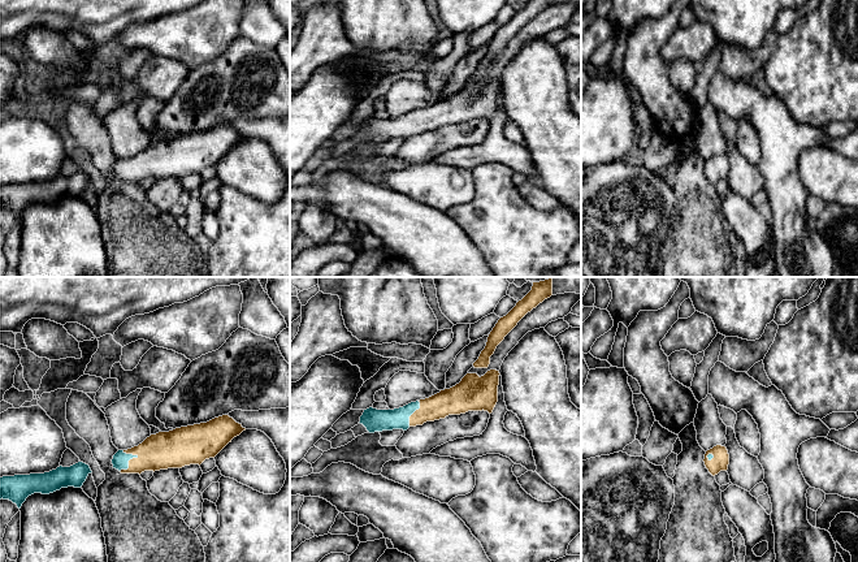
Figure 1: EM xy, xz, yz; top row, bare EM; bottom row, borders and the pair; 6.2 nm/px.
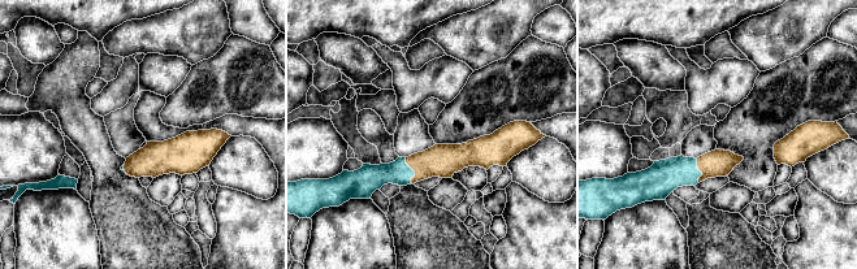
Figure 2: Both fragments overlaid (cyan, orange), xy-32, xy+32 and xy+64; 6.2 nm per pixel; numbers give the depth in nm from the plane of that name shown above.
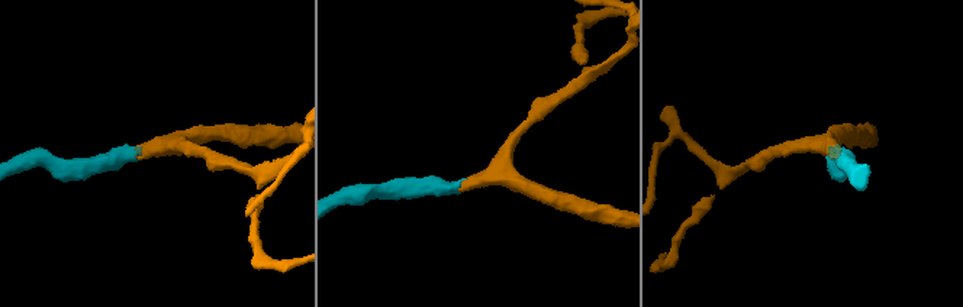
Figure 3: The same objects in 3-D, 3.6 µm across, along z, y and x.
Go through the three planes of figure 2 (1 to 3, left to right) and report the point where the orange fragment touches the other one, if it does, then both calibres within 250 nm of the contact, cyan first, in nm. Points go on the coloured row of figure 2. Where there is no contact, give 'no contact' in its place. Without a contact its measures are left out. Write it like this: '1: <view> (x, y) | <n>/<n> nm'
1: xy-32 (122, 168) | 20/220 nm
2: xy+32 (412, 170) | 160/200 nm
3: xy+64 (698, 170) | 200/170 nm

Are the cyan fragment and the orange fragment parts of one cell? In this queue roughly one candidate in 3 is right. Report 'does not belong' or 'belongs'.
belongs

